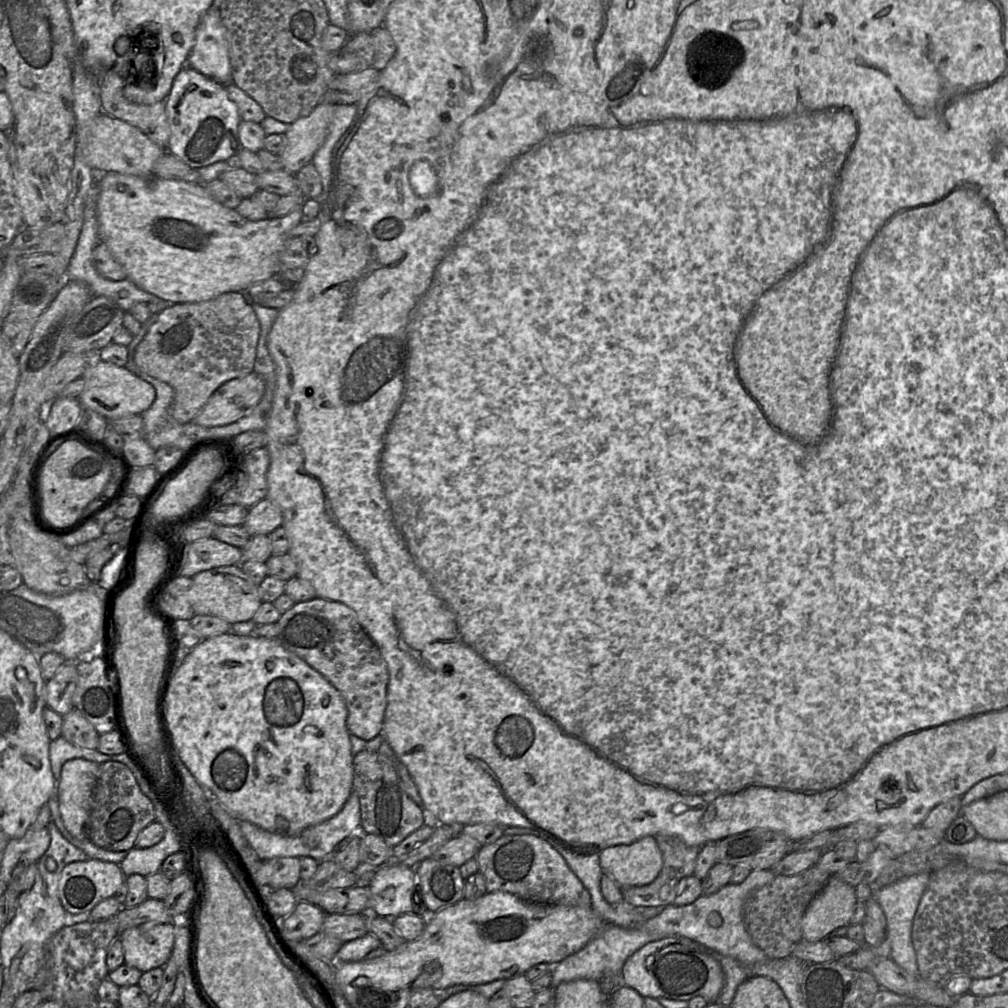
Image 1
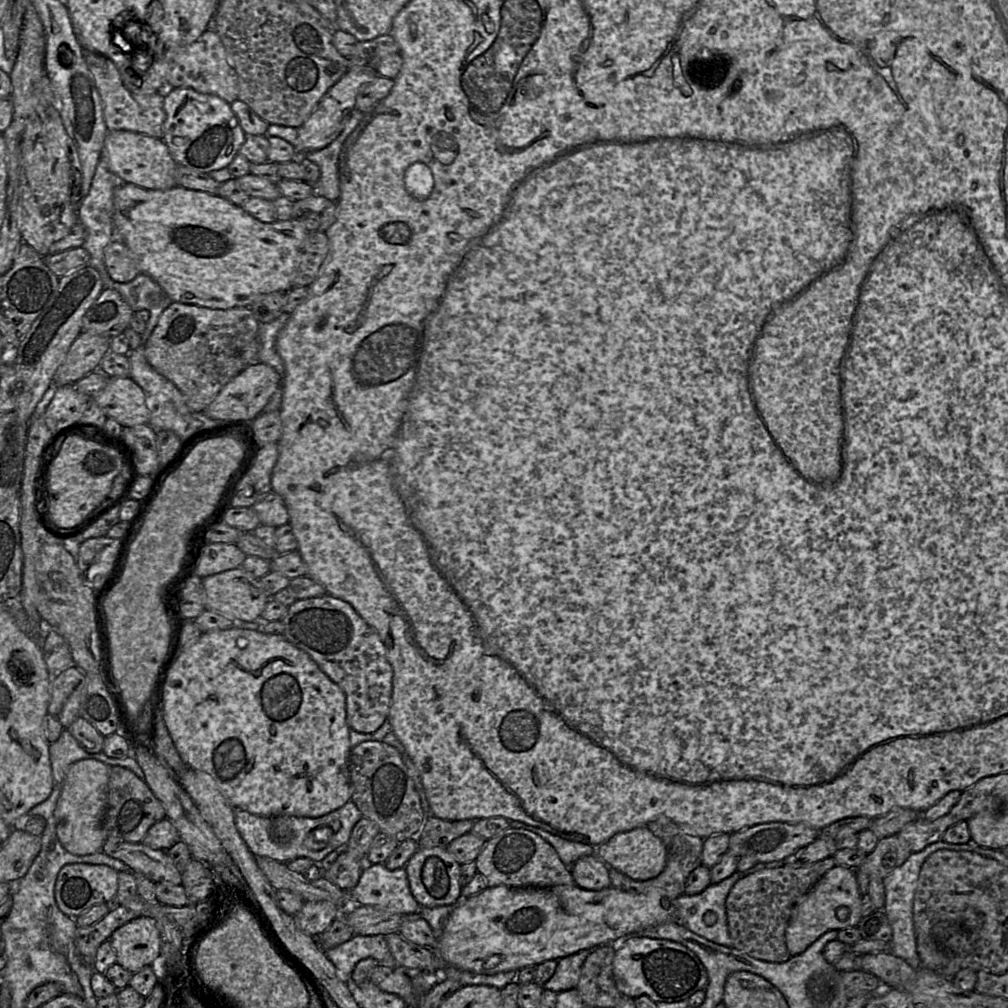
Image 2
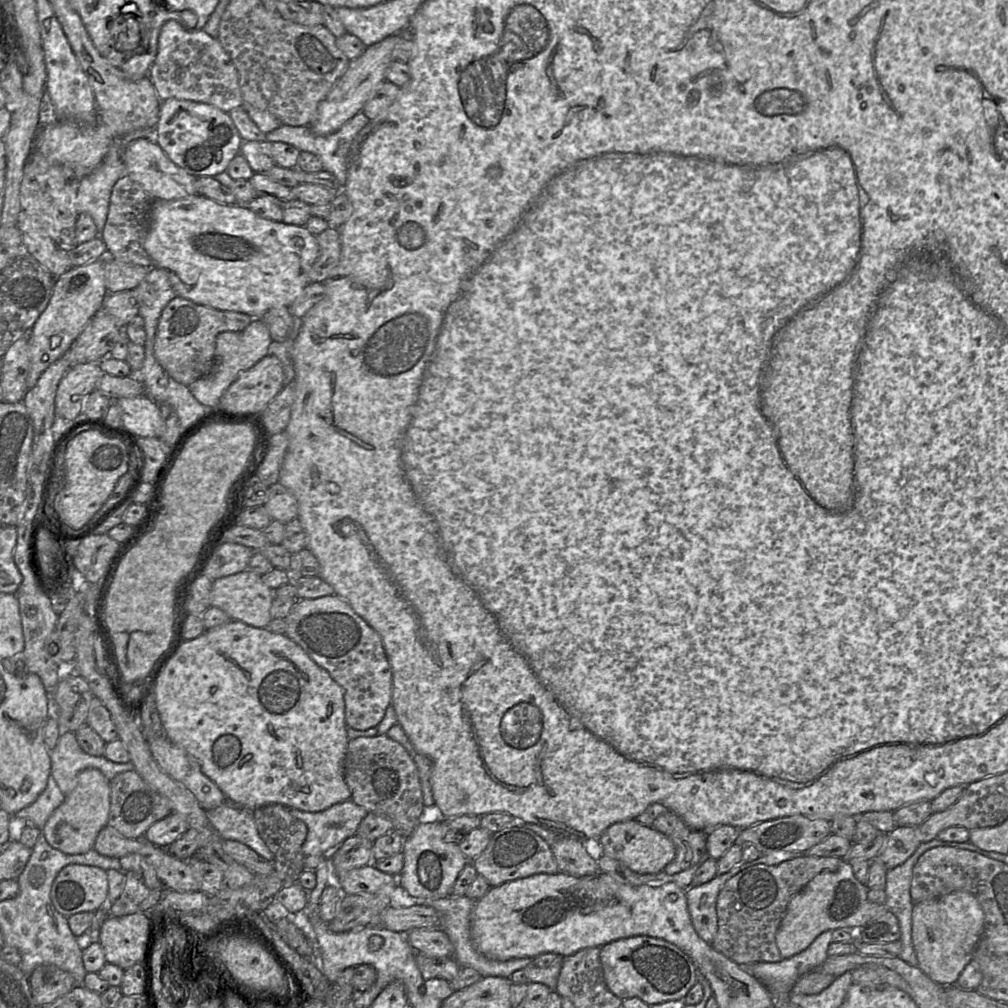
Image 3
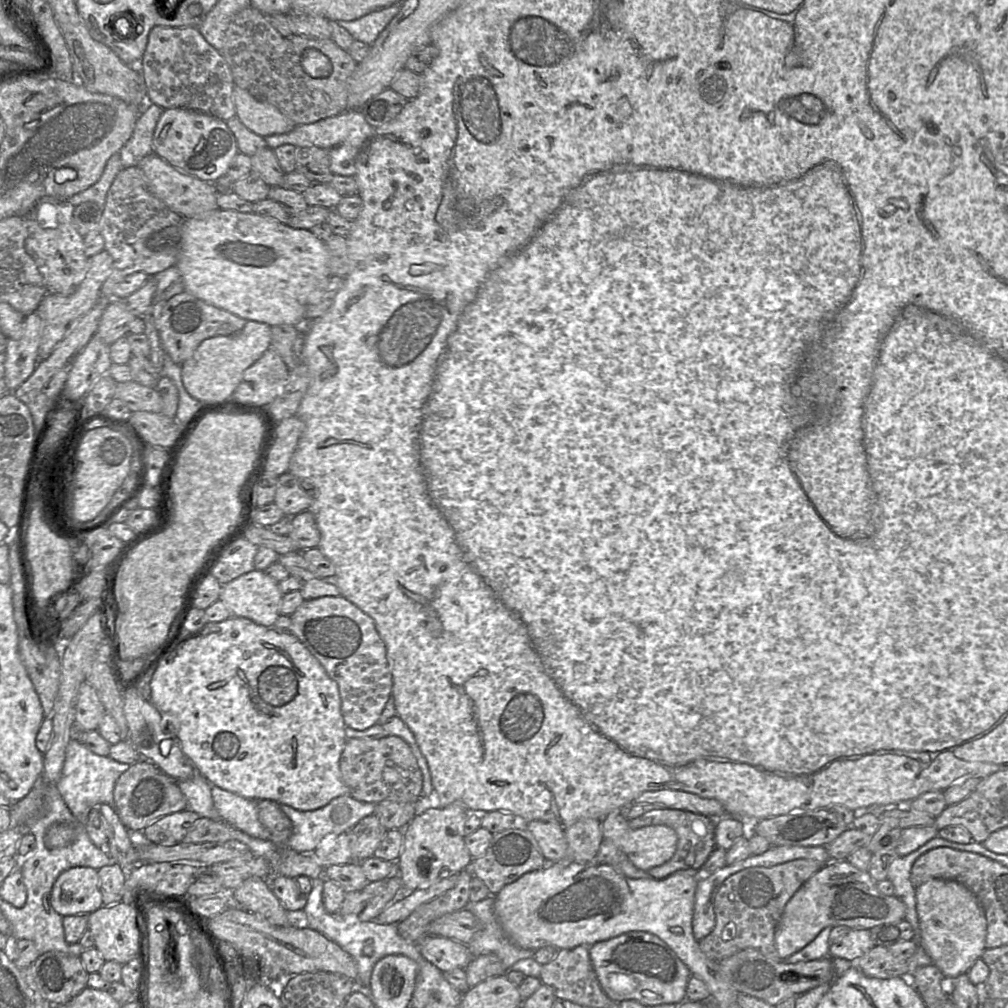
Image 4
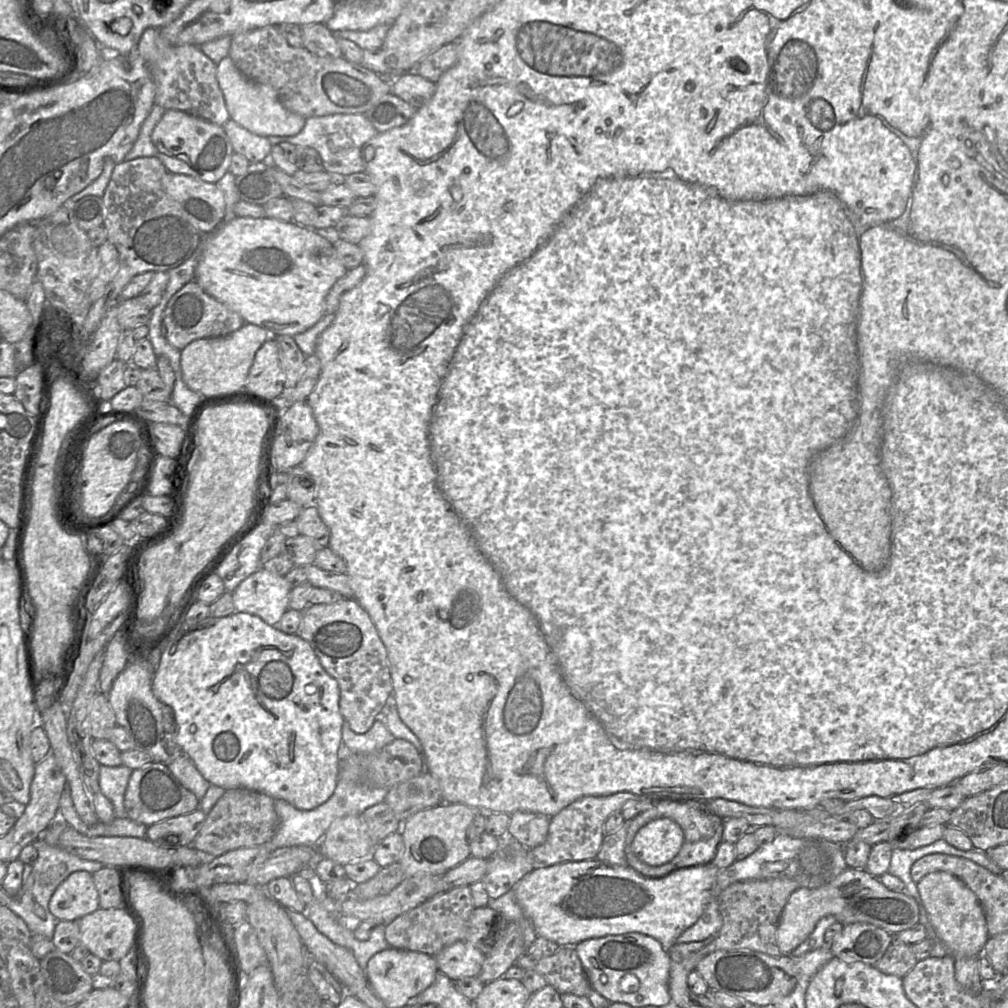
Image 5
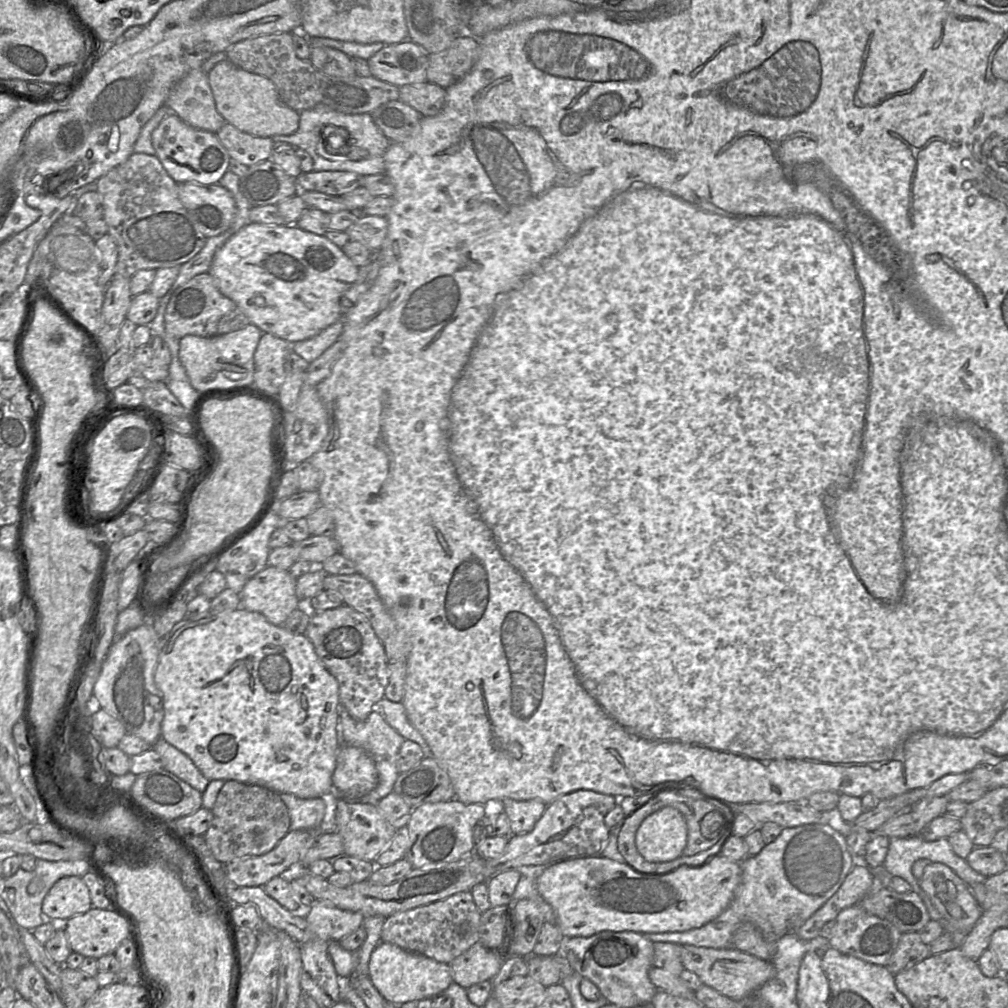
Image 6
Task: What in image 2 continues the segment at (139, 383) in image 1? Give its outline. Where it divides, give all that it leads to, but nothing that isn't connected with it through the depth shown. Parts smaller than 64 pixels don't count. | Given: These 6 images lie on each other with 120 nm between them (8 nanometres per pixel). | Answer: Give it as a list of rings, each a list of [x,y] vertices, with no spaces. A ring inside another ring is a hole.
[[[109,377],[106,386],[91,397],[107,417],[115,419],[122,427],[149,424],[150,411],[146,404],[143,389],[130,377]]]

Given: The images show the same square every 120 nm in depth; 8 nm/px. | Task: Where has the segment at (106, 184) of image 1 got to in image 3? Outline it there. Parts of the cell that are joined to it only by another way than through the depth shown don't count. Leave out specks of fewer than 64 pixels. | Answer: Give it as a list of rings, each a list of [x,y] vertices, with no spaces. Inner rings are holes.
[[[193,195],[173,201],[155,200],[151,209],[151,221],[144,247],[156,267],[168,272],[172,287],[177,296],[188,299],[196,304],[208,306],[217,310],[245,313],[252,318],[261,318],[265,312],[274,307],[288,307],[310,283],[308,274],[319,255],[317,238],[311,234],[305,226],[297,226],[286,224],[282,221],[276,222],[265,219],[251,211],[247,205],[221,204],[208,199],[203,195]]]

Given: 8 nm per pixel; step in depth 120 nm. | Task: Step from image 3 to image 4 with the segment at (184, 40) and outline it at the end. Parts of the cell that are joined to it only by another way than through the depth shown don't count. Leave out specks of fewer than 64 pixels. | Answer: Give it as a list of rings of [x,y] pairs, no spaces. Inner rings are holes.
[[[154,27],[149,34],[148,44],[141,62],[149,103],[155,104],[164,110],[183,108],[201,112],[225,122],[236,115],[233,100],[235,83],[231,70],[221,52],[212,47],[197,28]]]

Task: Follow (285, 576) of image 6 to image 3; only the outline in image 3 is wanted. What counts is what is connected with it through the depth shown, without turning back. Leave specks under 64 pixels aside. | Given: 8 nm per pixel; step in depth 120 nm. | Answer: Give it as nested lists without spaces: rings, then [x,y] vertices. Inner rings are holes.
[[[248,570],[214,580],[210,594],[211,606],[224,611],[231,620],[256,628],[265,628],[272,620],[270,608],[273,599],[274,591],[263,583],[260,575]]]

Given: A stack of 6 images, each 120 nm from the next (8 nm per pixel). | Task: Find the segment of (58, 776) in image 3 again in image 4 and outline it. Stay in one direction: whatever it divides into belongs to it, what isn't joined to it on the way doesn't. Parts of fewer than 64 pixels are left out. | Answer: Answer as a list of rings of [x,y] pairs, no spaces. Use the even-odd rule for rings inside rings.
[[[70,738],[62,774],[56,786],[78,823],[85,825],[91,809],[100,807],[101,804],[108,804],[115,810],[114,787],[116,781],[130,766],[126,763],[117,762],[109,756],[94,754],[80,741]]]

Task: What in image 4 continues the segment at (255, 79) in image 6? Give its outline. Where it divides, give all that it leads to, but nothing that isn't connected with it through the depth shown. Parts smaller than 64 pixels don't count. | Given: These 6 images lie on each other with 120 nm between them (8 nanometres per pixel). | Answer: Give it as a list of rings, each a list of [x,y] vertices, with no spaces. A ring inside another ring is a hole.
[[[236,85],[233,89],[233,100],[236,116],[249,130],[263,138],[288,133],[296,126],[276,106],[255,98]]]

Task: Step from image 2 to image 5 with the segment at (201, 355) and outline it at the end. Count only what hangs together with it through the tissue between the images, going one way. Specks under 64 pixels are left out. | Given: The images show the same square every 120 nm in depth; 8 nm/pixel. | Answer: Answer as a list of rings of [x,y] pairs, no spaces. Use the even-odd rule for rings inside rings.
[[[192,280],[178,290],[168,301],[162,316],[163,335],[175,348],[182,350],[189,343],[200,338],[222,337],[241,328],[244,319],[208,295],[195,281]]]

